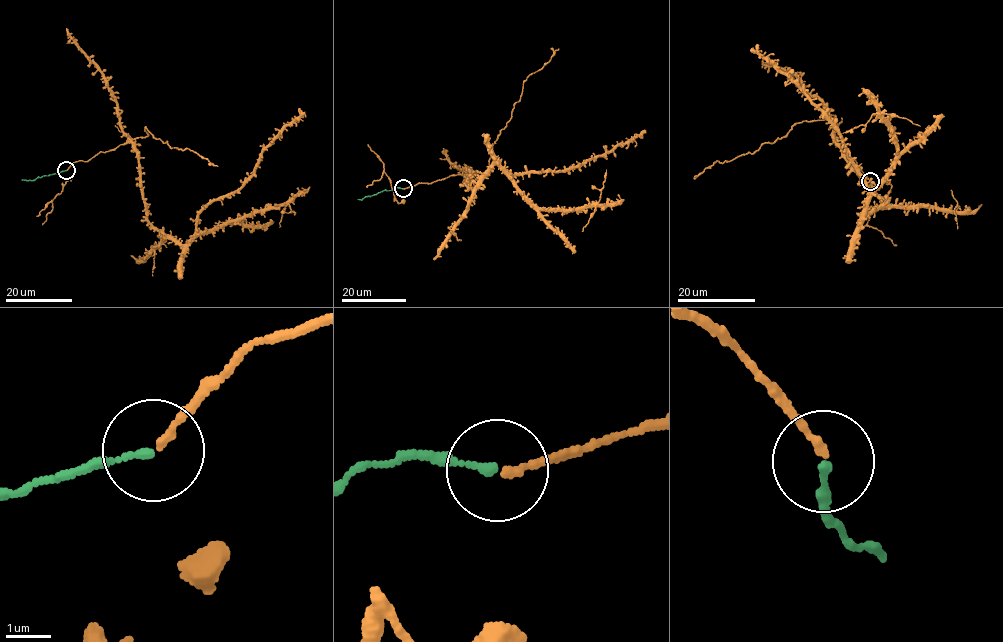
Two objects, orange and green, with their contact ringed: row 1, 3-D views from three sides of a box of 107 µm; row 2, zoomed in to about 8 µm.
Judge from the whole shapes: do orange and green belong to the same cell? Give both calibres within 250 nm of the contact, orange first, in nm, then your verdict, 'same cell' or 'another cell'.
160 nm thick on the orange side, 160 nm on the other; same cell

